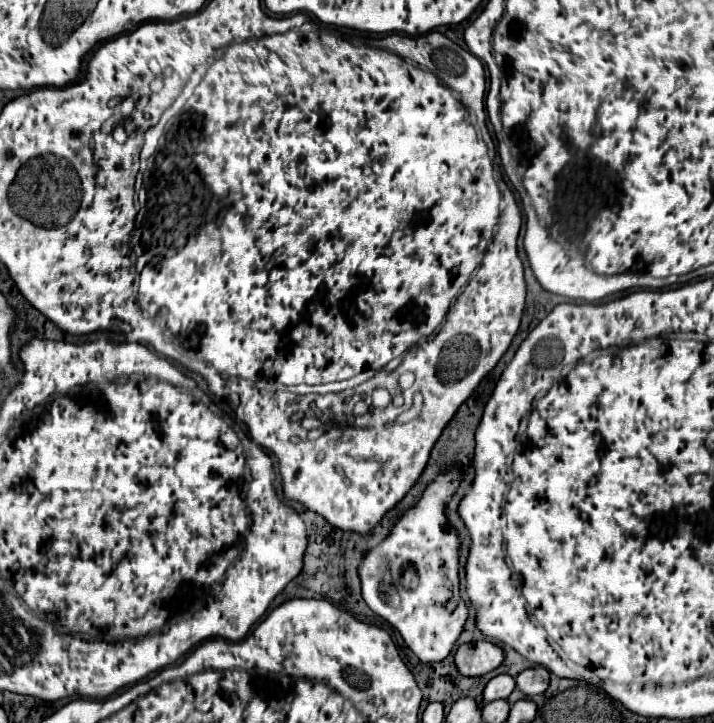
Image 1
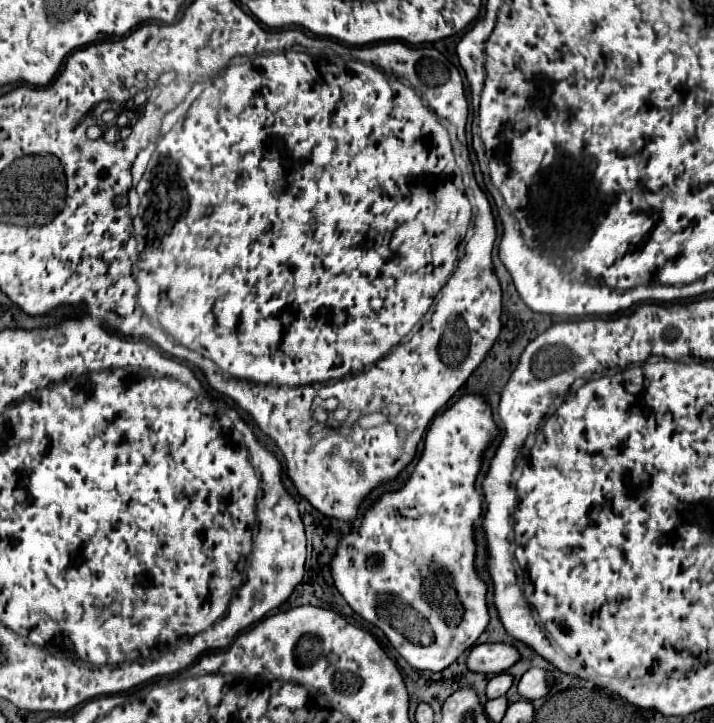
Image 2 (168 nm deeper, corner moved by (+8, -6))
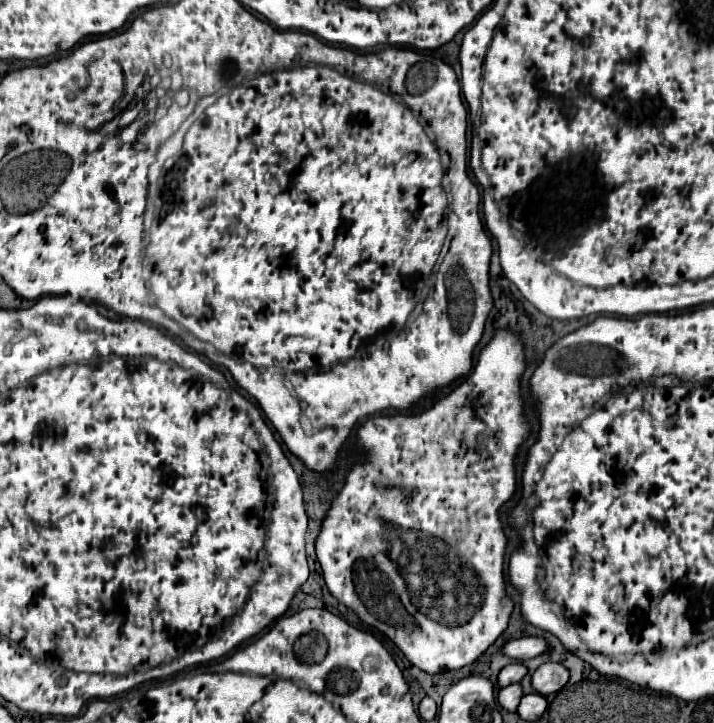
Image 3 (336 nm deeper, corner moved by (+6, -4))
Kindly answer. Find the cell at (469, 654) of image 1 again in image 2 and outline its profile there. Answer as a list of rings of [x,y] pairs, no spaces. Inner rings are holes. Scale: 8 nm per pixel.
[[[477,644],[469,650],[465,666],[471,672],[499,674],[511,668],[519,660],[519,654],[509,644]]]

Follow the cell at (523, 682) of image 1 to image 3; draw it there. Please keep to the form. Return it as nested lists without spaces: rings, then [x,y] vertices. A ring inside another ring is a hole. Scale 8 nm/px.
[[[545,662],[533,674],[533,688],[535,692],[549,696],[553,692],[559,692],[567,684],[567,680],[569,680],[569,670],[563,664]]]

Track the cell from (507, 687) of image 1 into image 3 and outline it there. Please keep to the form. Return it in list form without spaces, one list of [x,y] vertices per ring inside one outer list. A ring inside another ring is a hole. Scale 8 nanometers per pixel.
[[[513,662],[509,666],[505,666],[501,672],[499,672],[499,688],[501,686],[507,686],[507,684],[515,684],[515,682],[521,682],[521,678],[527,674],[527,668],[521,664],[521,662]]]

